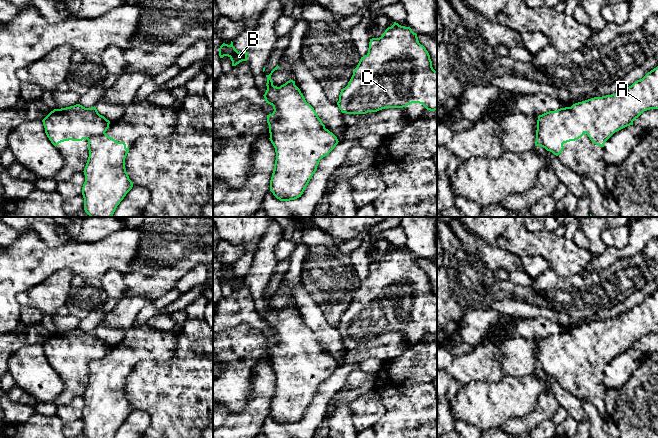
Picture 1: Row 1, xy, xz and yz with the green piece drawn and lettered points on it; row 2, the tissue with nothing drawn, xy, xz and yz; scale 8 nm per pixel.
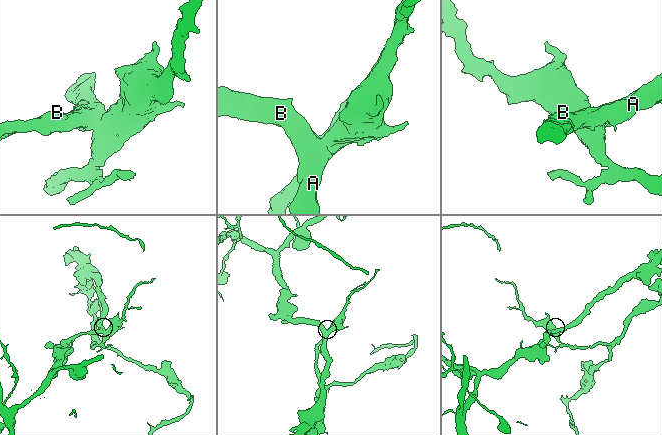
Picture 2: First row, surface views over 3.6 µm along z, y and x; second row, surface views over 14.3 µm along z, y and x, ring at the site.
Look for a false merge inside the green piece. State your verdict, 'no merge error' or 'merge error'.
no merge error

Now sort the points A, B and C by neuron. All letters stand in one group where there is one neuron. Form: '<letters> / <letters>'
A B C

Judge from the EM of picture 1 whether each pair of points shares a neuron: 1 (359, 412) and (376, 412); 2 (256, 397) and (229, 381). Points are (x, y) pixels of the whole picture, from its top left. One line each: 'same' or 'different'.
1: same
2: different

